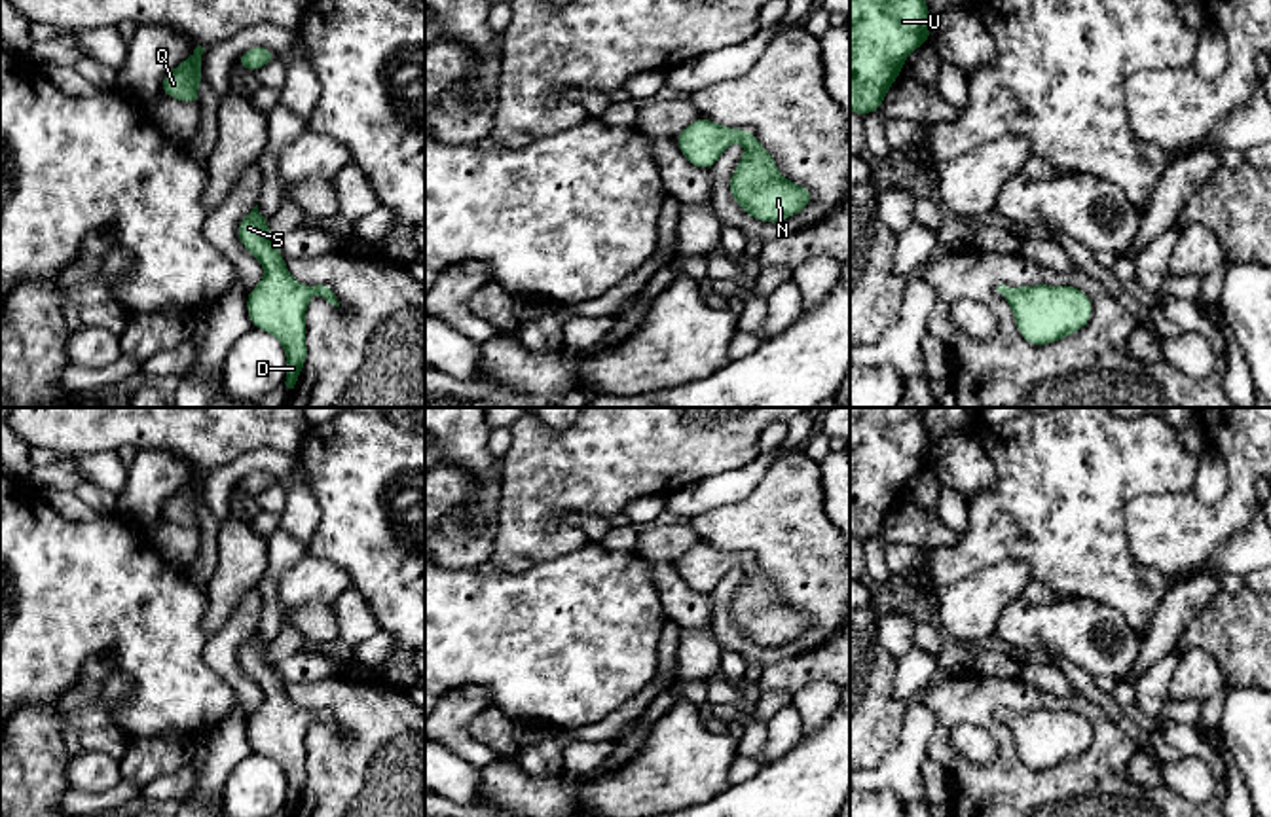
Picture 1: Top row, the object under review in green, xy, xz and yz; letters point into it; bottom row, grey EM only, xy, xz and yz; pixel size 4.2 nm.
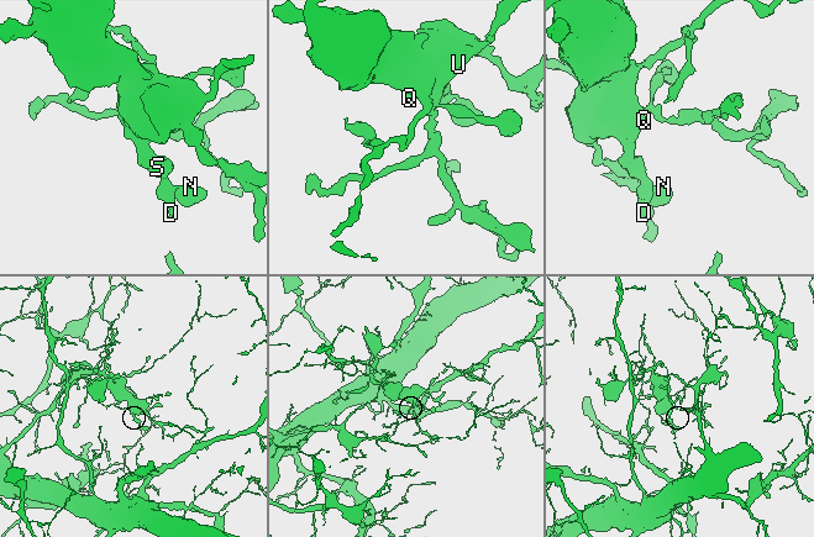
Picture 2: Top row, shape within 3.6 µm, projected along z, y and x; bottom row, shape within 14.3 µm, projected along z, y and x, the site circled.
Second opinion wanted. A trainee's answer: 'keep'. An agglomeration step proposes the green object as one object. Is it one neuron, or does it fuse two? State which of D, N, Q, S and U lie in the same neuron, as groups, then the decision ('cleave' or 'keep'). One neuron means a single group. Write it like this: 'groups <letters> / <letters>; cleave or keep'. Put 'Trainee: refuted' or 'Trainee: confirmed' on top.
Trainee: confirmed
groups D N Q S U; keep

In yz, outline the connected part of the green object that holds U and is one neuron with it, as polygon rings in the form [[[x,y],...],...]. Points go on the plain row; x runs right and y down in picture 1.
[[[850,408],[850,535],[865,540],[882,531],[907,480],[928,468],[930,436],[920,408]]]

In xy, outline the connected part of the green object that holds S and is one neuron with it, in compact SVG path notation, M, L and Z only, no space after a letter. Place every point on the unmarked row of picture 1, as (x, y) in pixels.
M258 629L239 646L237 663L254 679L264 694L264 705L247 720L247 734L254 753L273 758L286 773L286 806L294 813L307 783L305 772L305 732L313 718L340 732L328 711L304 711L296 707L275 663L267 660L271 643L258 639Z

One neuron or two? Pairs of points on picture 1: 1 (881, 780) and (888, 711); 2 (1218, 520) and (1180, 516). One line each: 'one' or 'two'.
1: two
2: one

